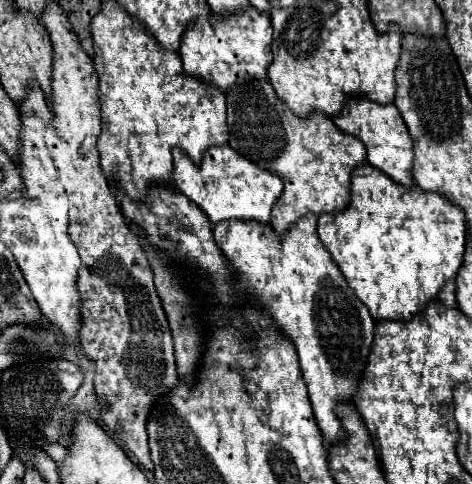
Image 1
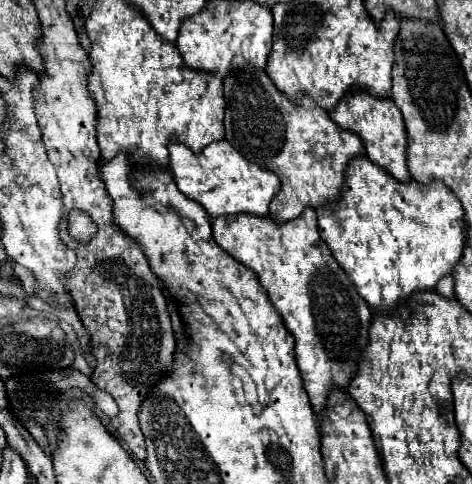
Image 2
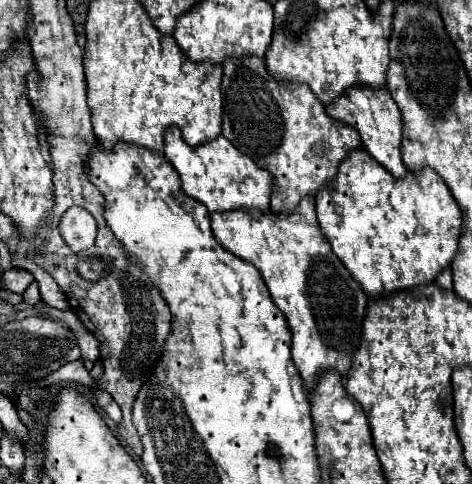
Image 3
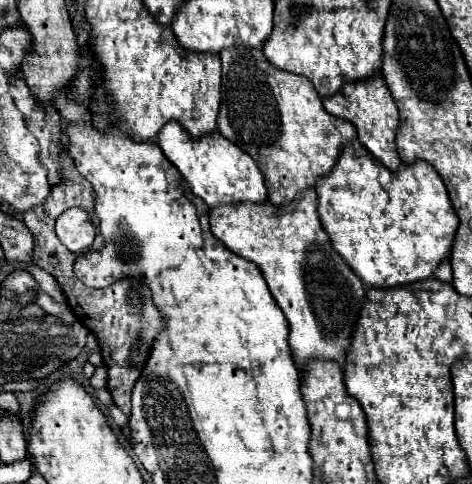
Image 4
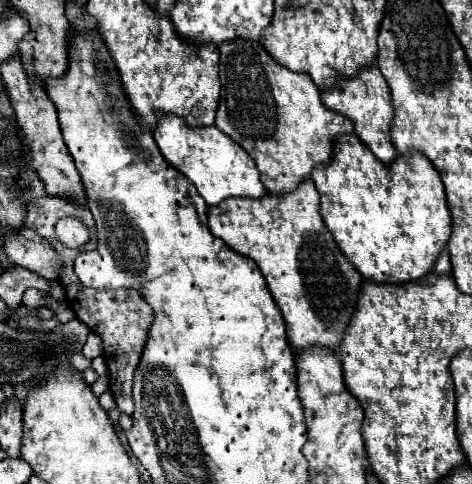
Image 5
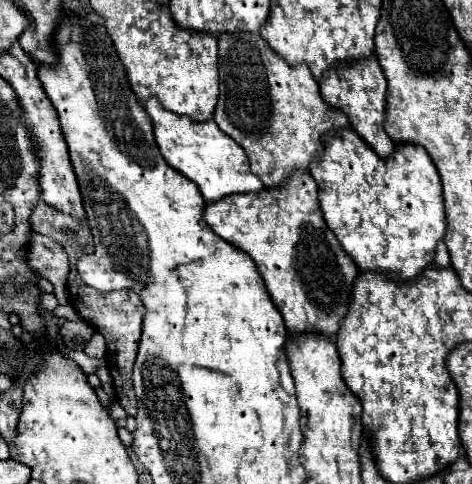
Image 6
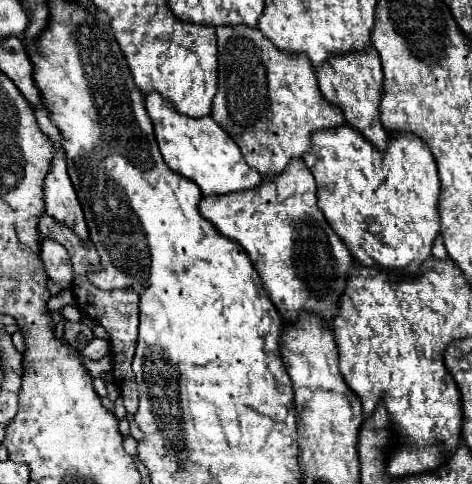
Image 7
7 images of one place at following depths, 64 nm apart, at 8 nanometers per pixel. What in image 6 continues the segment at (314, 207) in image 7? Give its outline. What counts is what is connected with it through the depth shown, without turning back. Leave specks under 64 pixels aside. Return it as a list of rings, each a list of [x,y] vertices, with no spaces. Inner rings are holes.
[[[306,168],[294,170],[288,176],[288,180],[280,186],[264,188],[256,194],[226,196],[224,200],[218,200],[216,204],[206,204],[204,220],[226,242],[230,242],[232,246],[250,254],[250,258],[254,260],[254,264],[266,284],[266,290],[270,294],[272,302],[276,304],[276,308],[280,310],[280,314],[286,322],[288,334],[316,330],[330,338],[336,338],[340,320],[344,318],[344,314],[348,310],[350,290],[352,290],[352,282],[358,276],[358,268],[356,268],[354,260],[340,246],[334,232],[326,226],[326,222],[322,218],[322,210],[318,208],[318,186]]]

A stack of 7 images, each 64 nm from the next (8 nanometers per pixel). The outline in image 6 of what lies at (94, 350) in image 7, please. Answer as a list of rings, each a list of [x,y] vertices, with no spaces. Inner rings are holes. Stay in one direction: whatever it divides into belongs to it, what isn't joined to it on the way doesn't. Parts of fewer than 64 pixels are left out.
[[[94,332],[94,336],[90,338],[90,342],[86,344],[84,352],[92,358],[104,358],[106,356],[106,340],[100,332]]]

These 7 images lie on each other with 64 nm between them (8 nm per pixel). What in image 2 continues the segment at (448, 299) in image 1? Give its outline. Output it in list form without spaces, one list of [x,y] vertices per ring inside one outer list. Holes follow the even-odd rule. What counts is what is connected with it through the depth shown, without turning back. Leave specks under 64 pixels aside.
[[[446,274],[444,278],[438,280],[436,284],[436,292],[442,294],[444,298],[452,298],[454,296],[454,284],[452,284],[452,274]]]

